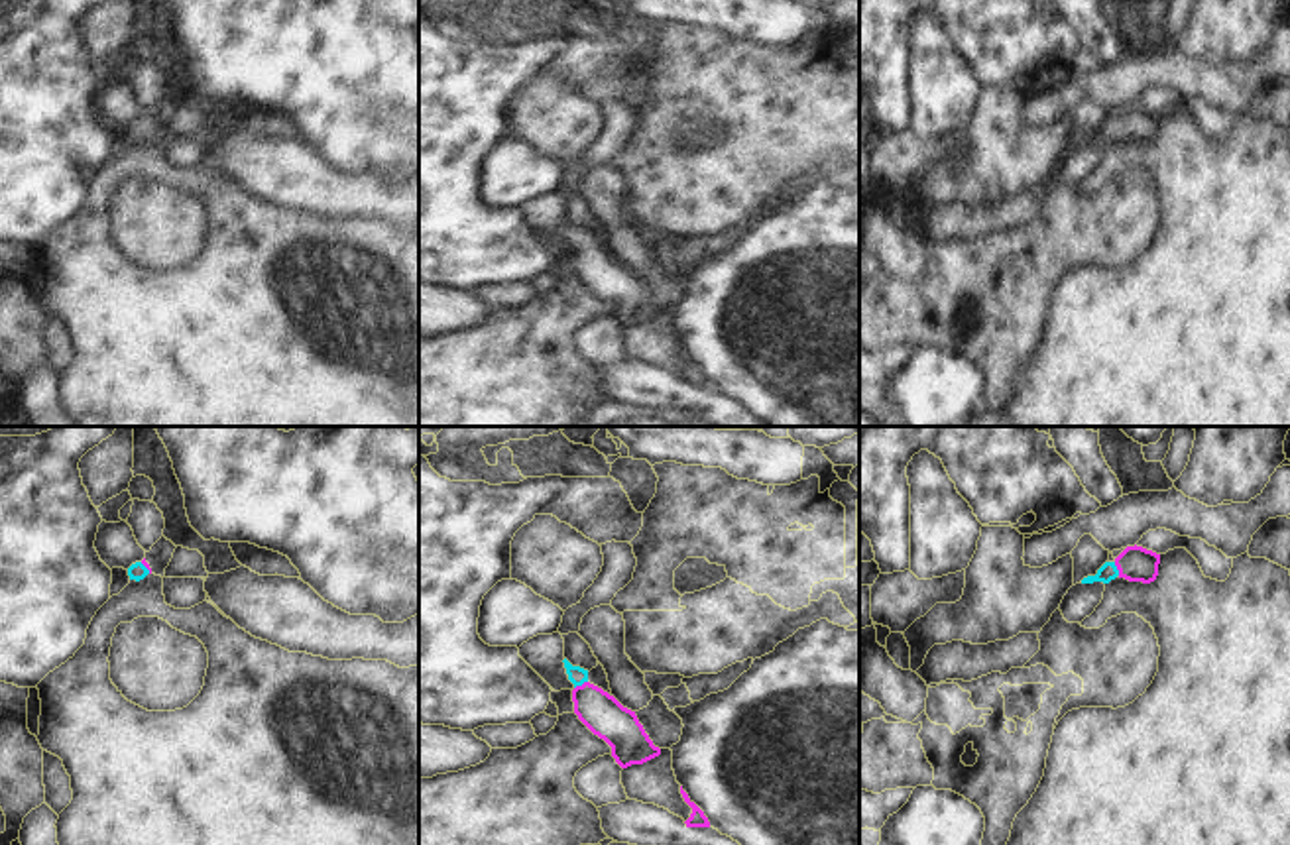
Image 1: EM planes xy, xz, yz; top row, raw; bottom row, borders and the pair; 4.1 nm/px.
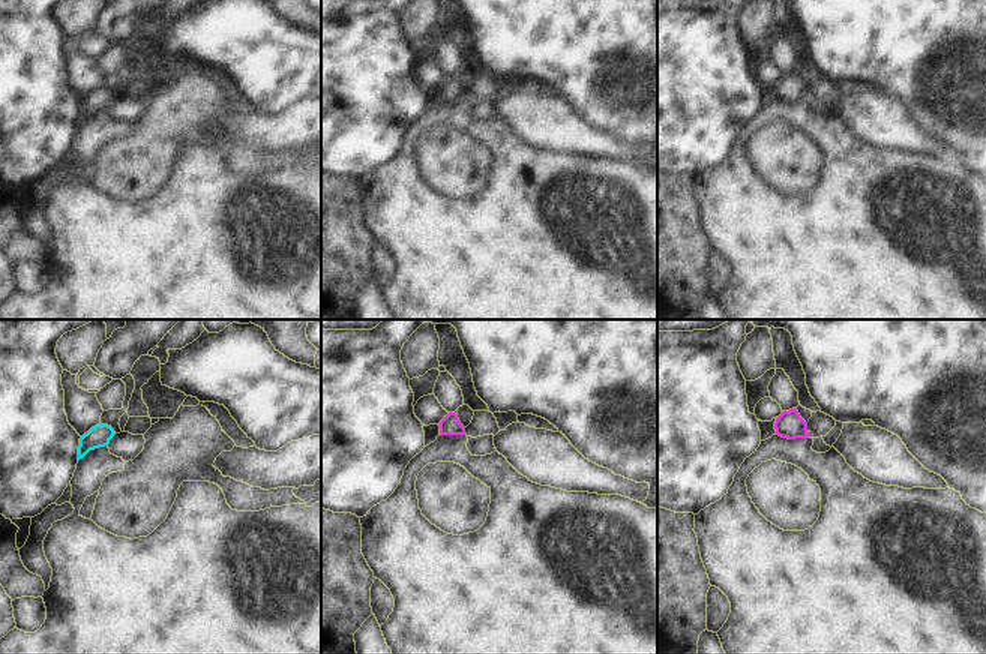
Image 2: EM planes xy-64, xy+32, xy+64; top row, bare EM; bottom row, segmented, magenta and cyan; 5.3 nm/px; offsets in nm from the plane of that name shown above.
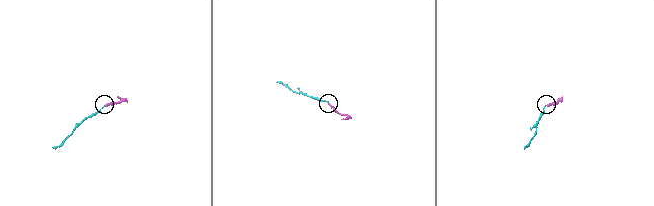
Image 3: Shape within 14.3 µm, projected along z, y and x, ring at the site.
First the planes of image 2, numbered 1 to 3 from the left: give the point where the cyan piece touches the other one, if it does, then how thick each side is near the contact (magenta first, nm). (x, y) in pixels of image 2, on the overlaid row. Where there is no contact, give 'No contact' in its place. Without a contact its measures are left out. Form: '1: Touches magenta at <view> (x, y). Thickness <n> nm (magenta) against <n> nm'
1: No contact
2: No contact
3: No contact.

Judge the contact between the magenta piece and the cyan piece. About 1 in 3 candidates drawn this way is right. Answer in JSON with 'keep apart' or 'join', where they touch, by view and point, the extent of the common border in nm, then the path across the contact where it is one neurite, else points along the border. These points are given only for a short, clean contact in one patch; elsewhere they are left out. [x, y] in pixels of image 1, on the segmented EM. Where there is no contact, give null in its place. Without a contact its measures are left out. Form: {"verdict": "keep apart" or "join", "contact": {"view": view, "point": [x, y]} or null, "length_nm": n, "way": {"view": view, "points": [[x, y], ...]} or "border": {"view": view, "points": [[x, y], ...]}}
{"verdict": "join", "contact": {"view": "xz", "point": [583, 684]}, "length_nm": 70, "way": {"view": "xz", "points": [[602, 714], [588, 700], [583, 684], [577, 675]]}}

